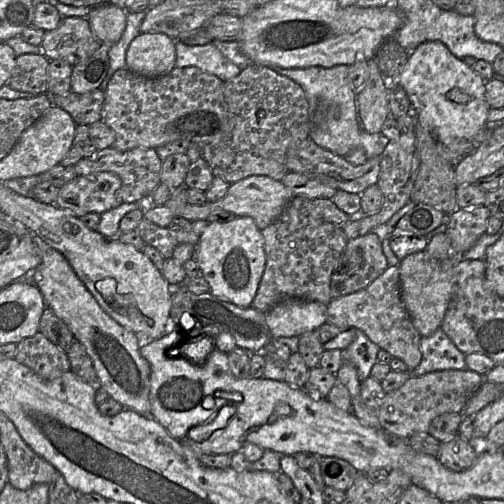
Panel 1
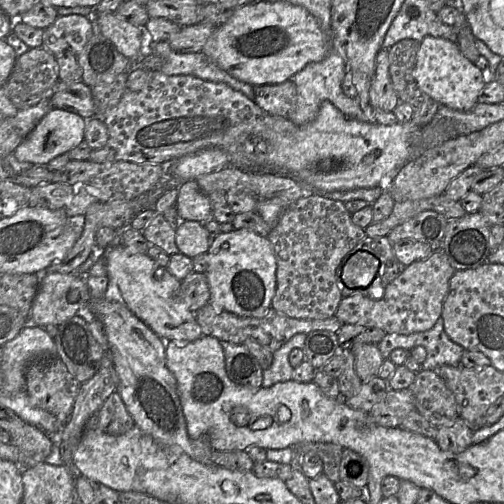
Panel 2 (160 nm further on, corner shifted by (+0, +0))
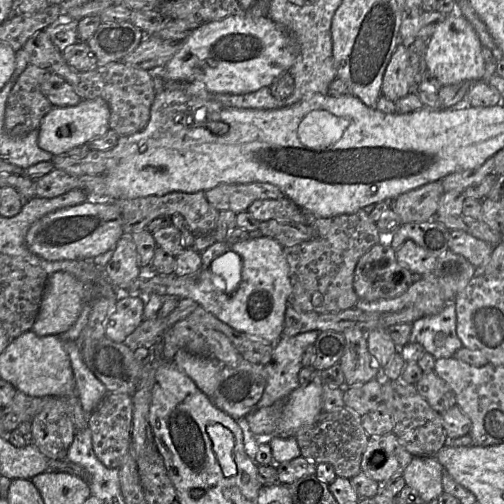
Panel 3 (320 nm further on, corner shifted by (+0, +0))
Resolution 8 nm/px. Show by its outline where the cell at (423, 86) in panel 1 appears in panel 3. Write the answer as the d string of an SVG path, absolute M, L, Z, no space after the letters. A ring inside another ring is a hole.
M458 11L449 14L427 41L426 65L442 86L463 81L483 81L485 60L482 56L483 45L470 22Z

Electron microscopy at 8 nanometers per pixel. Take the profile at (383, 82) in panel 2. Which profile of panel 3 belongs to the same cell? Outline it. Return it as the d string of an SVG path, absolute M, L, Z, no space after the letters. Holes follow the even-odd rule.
M406 45L395 49L384 73L381 94L396 102L413 90L413 72Z

